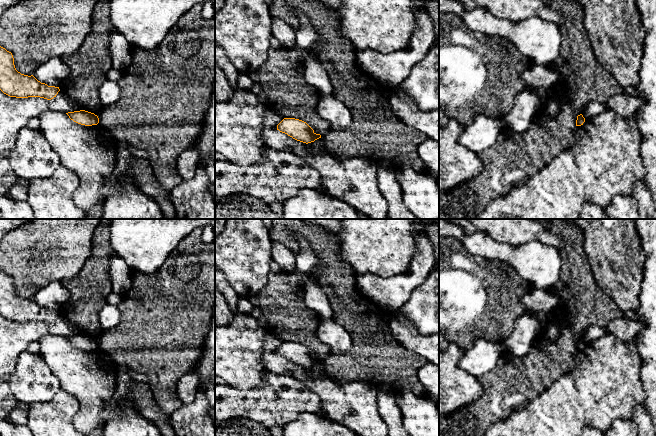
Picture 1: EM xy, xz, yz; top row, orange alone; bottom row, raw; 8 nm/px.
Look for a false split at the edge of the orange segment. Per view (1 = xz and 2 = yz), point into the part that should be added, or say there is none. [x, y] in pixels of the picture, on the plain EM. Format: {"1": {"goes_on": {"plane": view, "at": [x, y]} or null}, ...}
{"1": {"goes_on": null}, "2": {"goes_on": null}}

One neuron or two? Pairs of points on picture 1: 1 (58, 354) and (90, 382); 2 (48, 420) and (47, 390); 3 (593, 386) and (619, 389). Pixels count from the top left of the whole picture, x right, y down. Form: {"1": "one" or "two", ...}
{"1": "one", "2": "two", "3": "one"}

